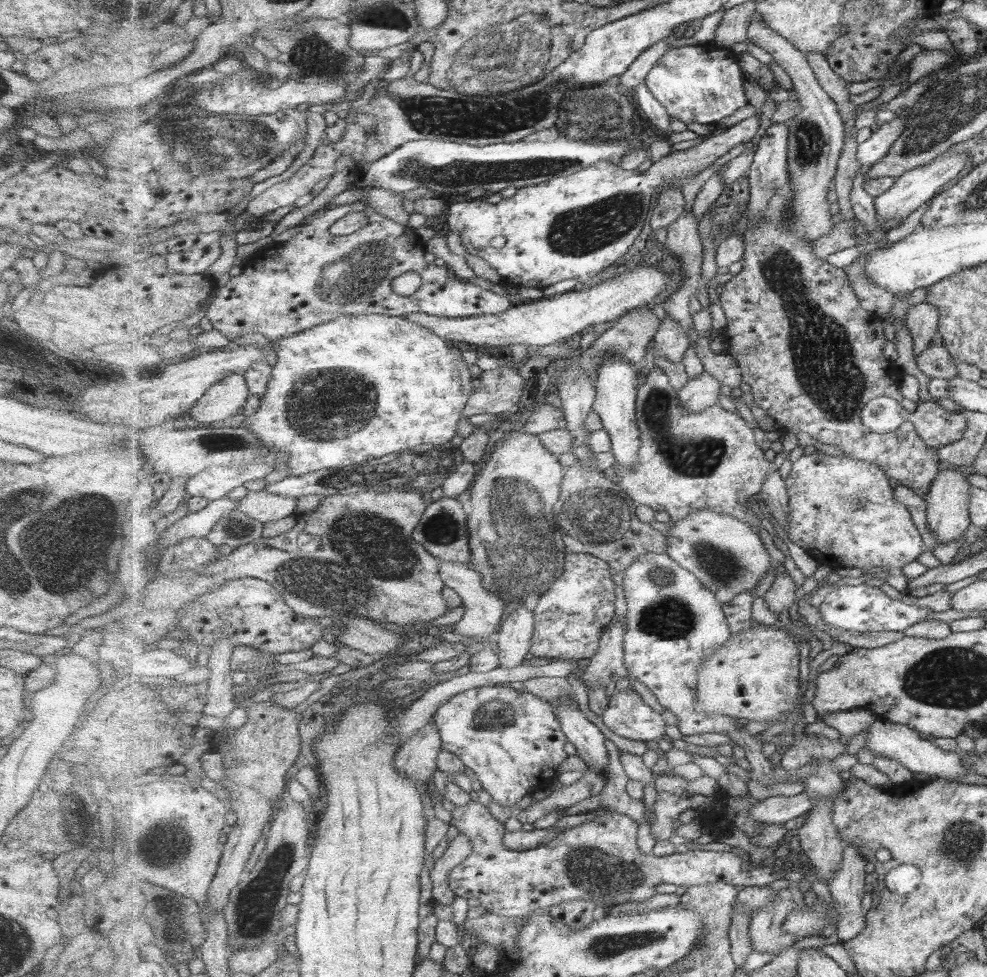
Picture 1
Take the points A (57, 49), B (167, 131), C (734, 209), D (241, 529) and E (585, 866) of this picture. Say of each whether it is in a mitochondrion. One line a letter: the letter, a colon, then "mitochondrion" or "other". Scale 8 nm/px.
A: other
B: mitochondrion
C: other
D: mitochondrion
E: mitochondrion

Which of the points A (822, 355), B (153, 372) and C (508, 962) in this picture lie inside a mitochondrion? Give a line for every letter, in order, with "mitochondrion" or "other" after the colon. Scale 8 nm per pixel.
A: mitochondrion
B: other
C: other

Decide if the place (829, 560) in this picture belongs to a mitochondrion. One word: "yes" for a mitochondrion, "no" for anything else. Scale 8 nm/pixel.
no

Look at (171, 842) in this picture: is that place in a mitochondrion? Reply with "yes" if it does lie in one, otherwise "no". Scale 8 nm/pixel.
yes

